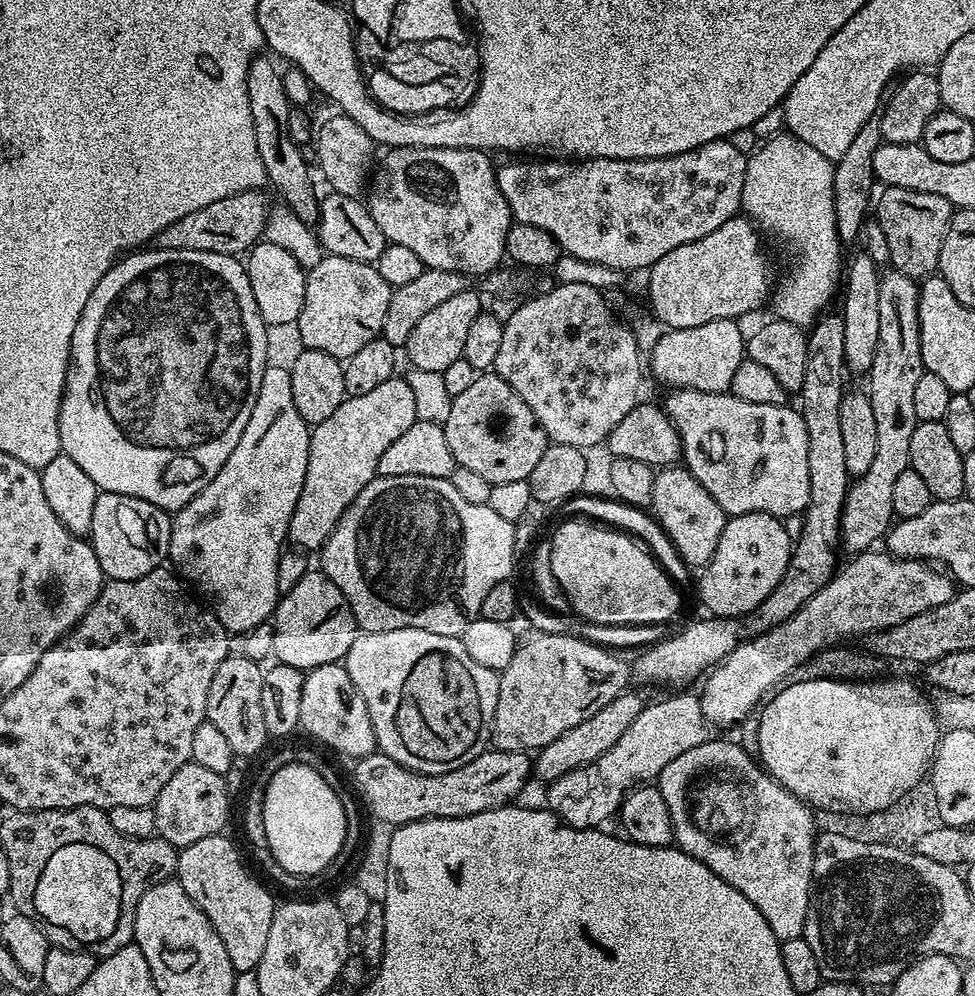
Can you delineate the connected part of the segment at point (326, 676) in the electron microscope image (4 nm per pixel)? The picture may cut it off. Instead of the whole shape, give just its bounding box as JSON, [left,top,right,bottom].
[299,662,377,758]

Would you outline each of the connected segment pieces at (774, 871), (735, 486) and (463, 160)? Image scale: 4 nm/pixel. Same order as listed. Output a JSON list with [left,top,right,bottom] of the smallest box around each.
[[658,738,818,942],[662,388,810,518],[366,148,514,278]]

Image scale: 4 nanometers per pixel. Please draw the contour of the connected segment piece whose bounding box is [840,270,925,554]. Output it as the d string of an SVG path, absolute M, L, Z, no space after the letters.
M895 270L885 271L881 275L878 302L878 318L881 319L881 329L879 330L877 353L868 373L867 380L869 380L868 385L866 385L874 406L874 422L878 426L878 450L869 472L857 476L851 481L848 497L844 503L844 513L840 519L840 539L843 547L849 548L849 553L852 554L867 552L875 545L872 544L875 540L883 541L885 539L894 520L892 514L894 481L898 479L898 474L902 474L902 470L910 467L908 462L910 438L914 435L918 423L914 414L914 389L918 378L925 372L922 350L920 349L920 327L918 326L919 297L918 284L913 277L902 275L901 272Z

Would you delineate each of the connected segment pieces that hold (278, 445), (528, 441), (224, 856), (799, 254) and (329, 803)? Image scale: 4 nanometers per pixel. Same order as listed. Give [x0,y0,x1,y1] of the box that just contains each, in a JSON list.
[[168,362,310,634],[442,374,550,485],[175,834,278,973],[740,134,842,326],[264,763,347,878]]

